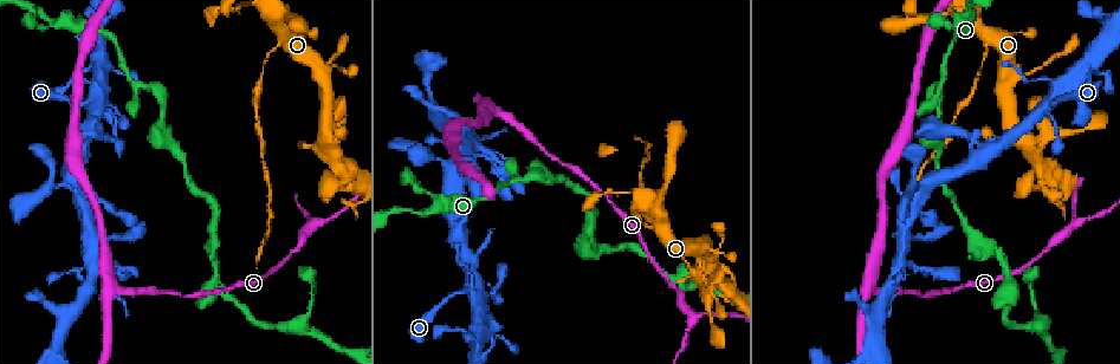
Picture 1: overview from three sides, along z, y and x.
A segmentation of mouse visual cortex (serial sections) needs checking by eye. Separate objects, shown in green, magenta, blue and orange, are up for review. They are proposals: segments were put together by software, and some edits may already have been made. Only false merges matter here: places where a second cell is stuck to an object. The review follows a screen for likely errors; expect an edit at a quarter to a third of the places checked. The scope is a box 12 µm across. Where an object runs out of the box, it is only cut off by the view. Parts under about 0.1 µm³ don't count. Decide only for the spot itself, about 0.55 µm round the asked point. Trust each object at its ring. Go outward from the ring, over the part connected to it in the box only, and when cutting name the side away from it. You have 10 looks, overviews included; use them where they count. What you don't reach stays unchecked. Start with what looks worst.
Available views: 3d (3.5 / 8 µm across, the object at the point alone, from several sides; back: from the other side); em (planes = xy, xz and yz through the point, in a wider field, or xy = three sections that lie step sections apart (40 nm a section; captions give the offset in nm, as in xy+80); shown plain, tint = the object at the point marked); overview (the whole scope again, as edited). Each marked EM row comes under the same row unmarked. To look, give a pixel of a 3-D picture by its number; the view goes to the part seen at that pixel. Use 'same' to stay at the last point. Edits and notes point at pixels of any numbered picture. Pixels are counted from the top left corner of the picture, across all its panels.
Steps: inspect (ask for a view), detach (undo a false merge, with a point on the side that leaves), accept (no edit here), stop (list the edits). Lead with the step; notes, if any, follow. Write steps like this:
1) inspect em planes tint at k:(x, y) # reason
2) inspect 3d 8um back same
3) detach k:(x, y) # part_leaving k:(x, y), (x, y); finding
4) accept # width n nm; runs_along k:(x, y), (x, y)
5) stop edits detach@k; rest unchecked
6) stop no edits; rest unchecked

inspect 3d 3.5um at 1:(274, 50) # sudden change in width

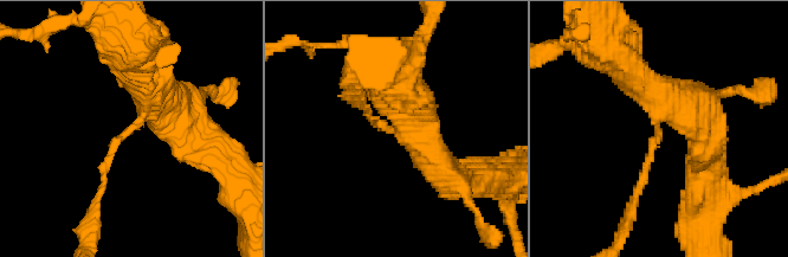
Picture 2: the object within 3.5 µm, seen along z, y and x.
inspect em xy step 5 tint at 2:(127, 132) # arm_widths 100, 450 nm; now the EM

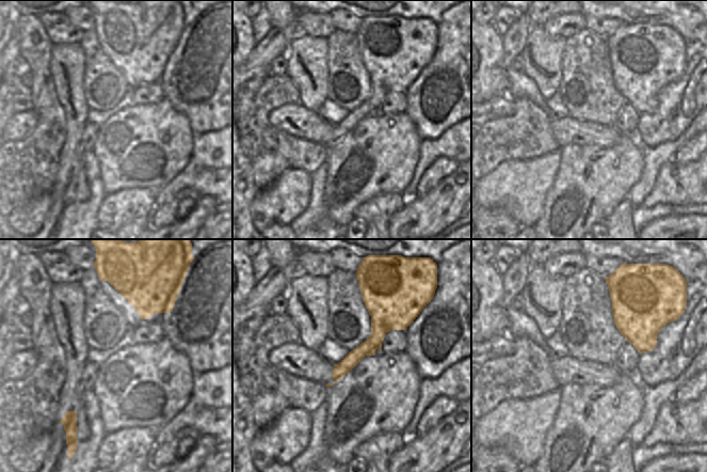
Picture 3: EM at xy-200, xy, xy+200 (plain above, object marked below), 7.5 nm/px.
detach 2:(108, 160) # part_leaving 2:(130, 128), (112, 146), (91, 226); a second cell is stuck on

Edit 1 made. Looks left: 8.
inspect 3d 8um at 1:(693, 315) # branch point

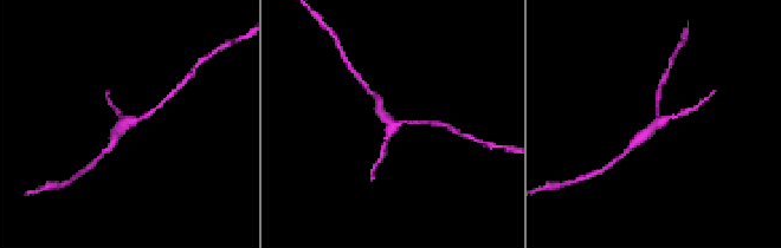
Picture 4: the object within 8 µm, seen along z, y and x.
inspect em xy step 3 tint at 4:(125, 124) # arms 3; arm_widths 150, 150, 300 nm; now the EM

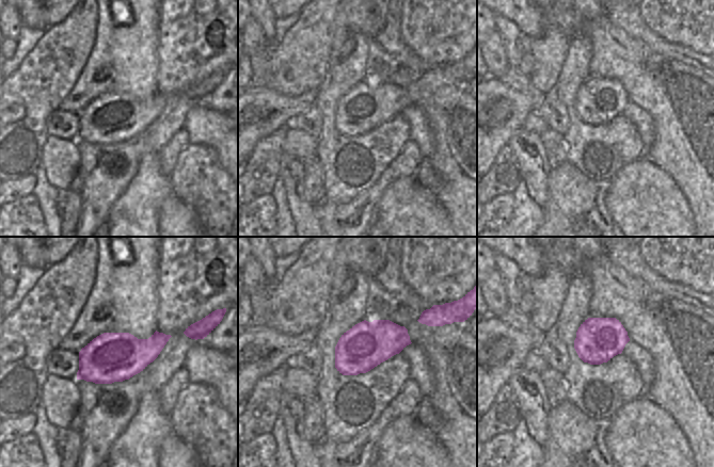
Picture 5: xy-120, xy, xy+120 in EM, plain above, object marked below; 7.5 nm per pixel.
accept # runs_along 4:(636, 143), (666, 117), (688, 111); all the same cell

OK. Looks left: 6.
inspect overview # see it whole again

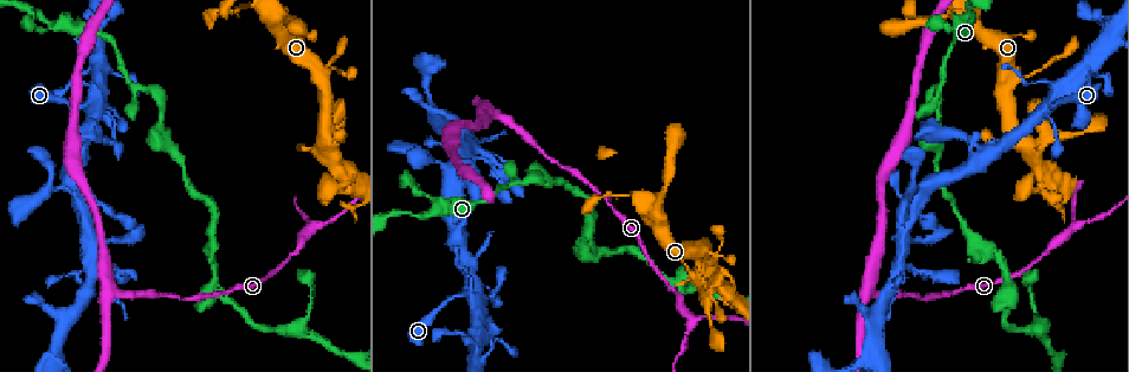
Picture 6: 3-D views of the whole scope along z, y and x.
inspect 3d 3.5um back at 6:(932, 93) # sharp bend

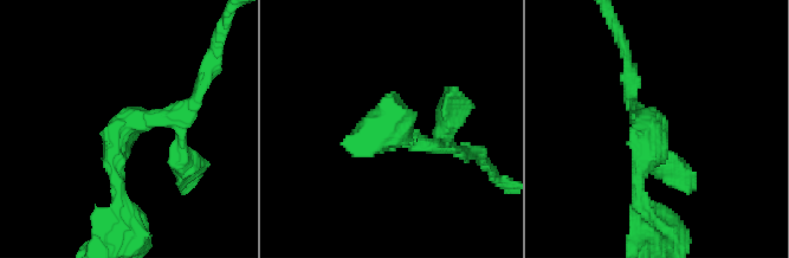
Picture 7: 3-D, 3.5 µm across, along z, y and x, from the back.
inspect em xy step 3 tint at 7:(126, 125) # arm_widths 200, 200 nm; now the EM

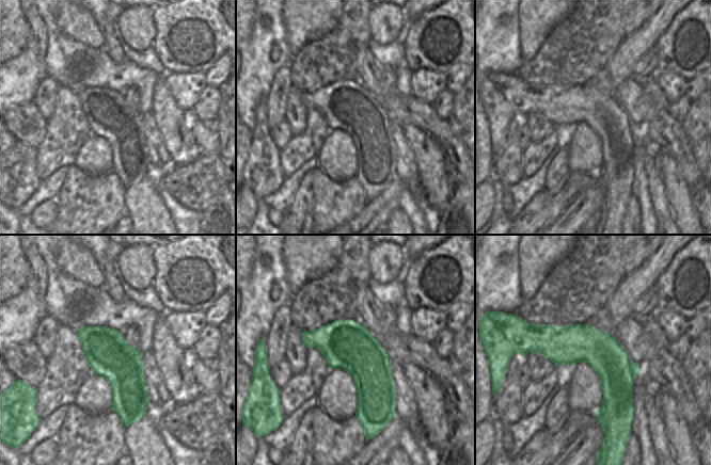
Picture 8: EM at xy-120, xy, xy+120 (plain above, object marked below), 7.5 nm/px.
accept # runs_along 7:(195, 98), (120, 130), (120, 200); all the same cell

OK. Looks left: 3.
inspect 3d 3.5um at 6:(1010, 291) # branch point

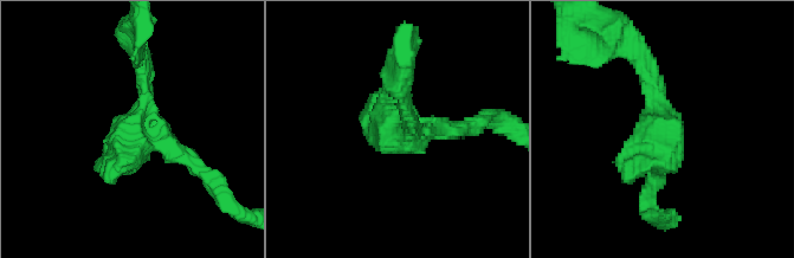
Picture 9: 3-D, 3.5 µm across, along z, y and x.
inspect em xy step 3 tint at 9:(136, 134) # shape alone is not enough

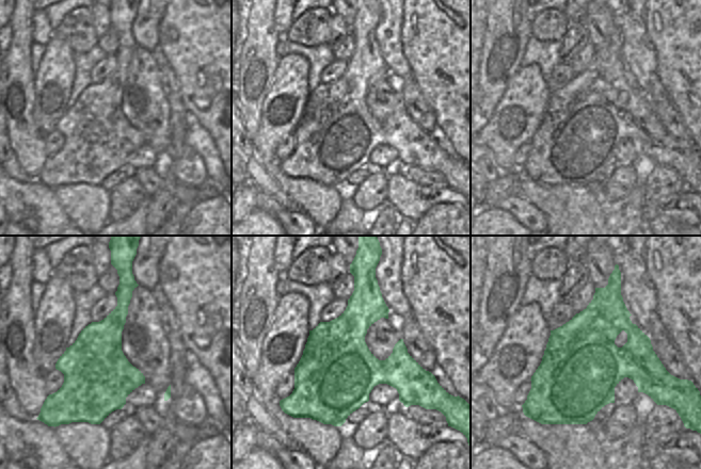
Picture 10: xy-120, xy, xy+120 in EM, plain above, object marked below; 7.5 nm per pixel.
accept # continuous, no second cell

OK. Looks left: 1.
stop edits detach@2; rest unchecked

